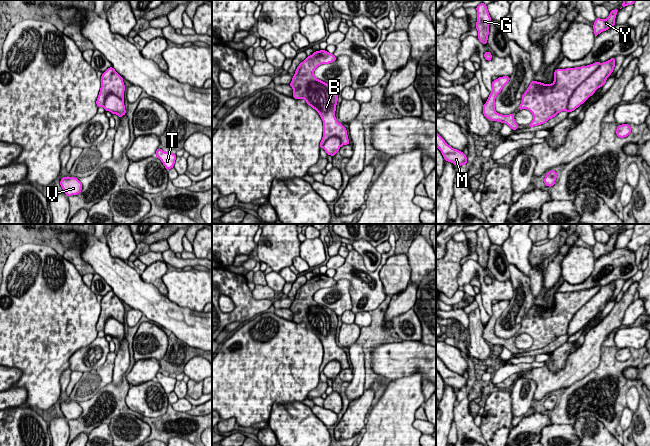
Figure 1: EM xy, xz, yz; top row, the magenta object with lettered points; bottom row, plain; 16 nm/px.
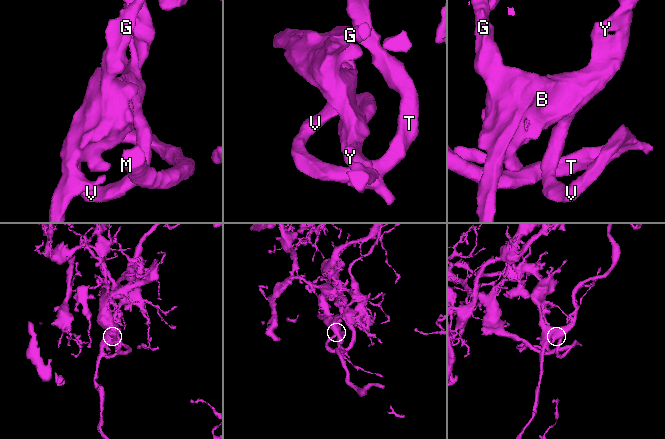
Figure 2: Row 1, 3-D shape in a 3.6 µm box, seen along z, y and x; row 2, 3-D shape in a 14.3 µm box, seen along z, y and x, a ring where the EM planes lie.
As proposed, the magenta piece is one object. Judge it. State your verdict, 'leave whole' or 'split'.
split

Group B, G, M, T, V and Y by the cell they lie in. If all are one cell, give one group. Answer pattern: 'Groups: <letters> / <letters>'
Groups: B G Y / M T V

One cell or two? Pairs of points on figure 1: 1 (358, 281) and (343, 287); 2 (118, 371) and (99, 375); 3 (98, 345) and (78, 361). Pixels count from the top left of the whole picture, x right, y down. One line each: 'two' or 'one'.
1: two
2: two
3: one

